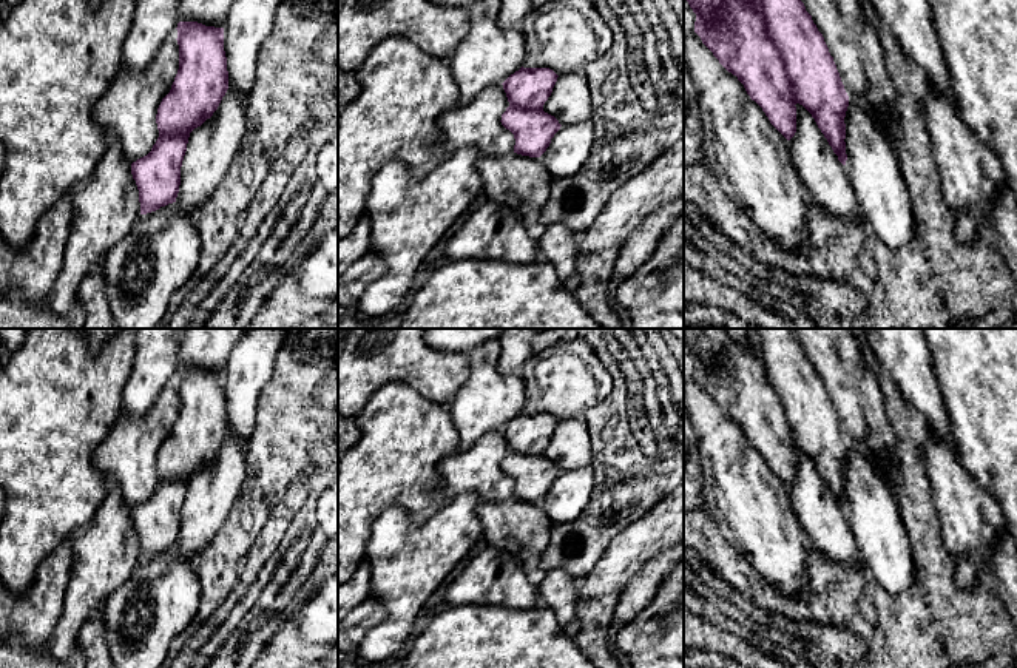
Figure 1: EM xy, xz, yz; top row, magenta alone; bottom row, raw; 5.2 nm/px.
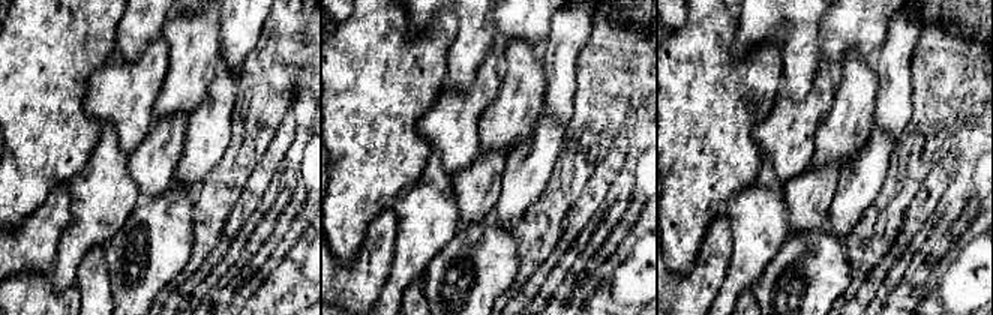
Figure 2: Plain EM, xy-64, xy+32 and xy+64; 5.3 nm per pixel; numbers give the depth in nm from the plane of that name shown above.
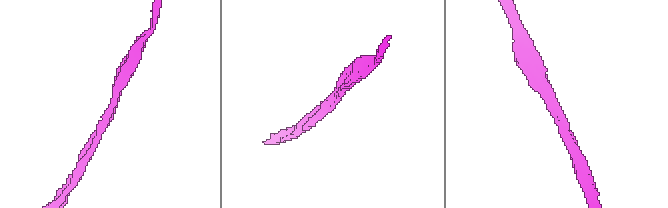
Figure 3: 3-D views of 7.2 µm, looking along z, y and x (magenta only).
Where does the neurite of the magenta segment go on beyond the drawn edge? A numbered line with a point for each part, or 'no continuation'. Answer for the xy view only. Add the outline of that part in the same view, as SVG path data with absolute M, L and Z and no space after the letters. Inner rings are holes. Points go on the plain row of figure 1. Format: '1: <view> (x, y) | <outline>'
no continuation

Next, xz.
no continuation

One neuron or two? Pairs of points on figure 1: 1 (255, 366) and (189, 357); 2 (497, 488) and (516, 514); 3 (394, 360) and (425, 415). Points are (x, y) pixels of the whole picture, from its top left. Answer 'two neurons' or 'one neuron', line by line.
1: one neuron
2: two neurons
3: two neurons

